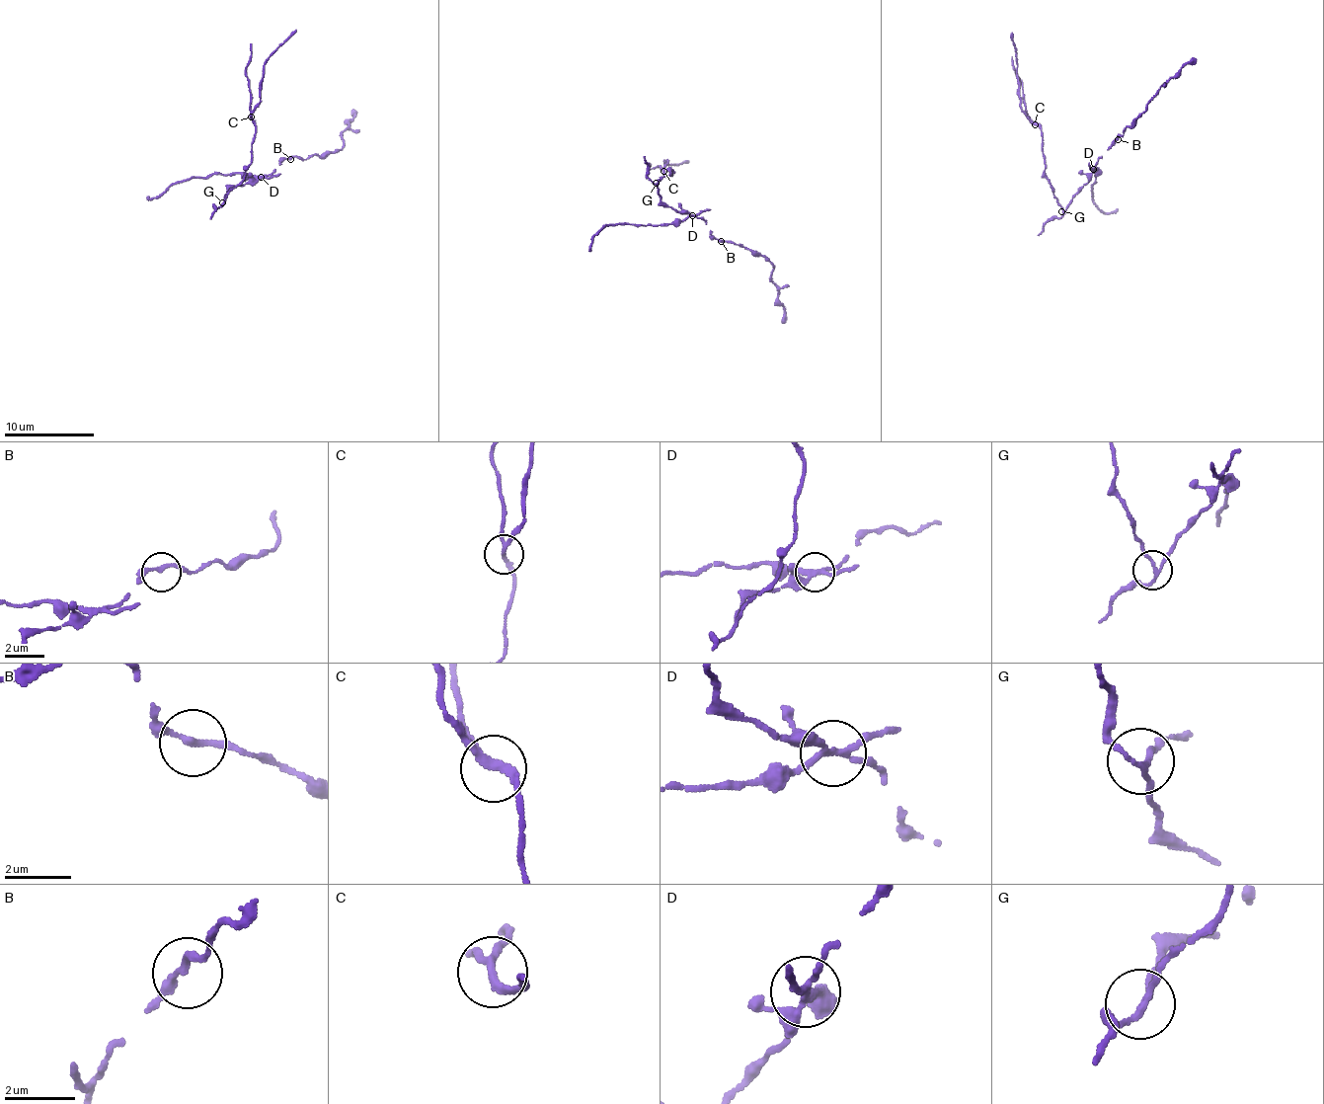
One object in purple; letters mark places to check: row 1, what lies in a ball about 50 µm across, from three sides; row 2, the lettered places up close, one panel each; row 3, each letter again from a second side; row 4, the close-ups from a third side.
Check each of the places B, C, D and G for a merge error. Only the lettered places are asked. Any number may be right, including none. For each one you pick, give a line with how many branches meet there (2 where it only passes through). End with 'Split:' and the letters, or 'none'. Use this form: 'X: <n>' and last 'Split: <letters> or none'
C: 3
D: 4
Split: C, D

